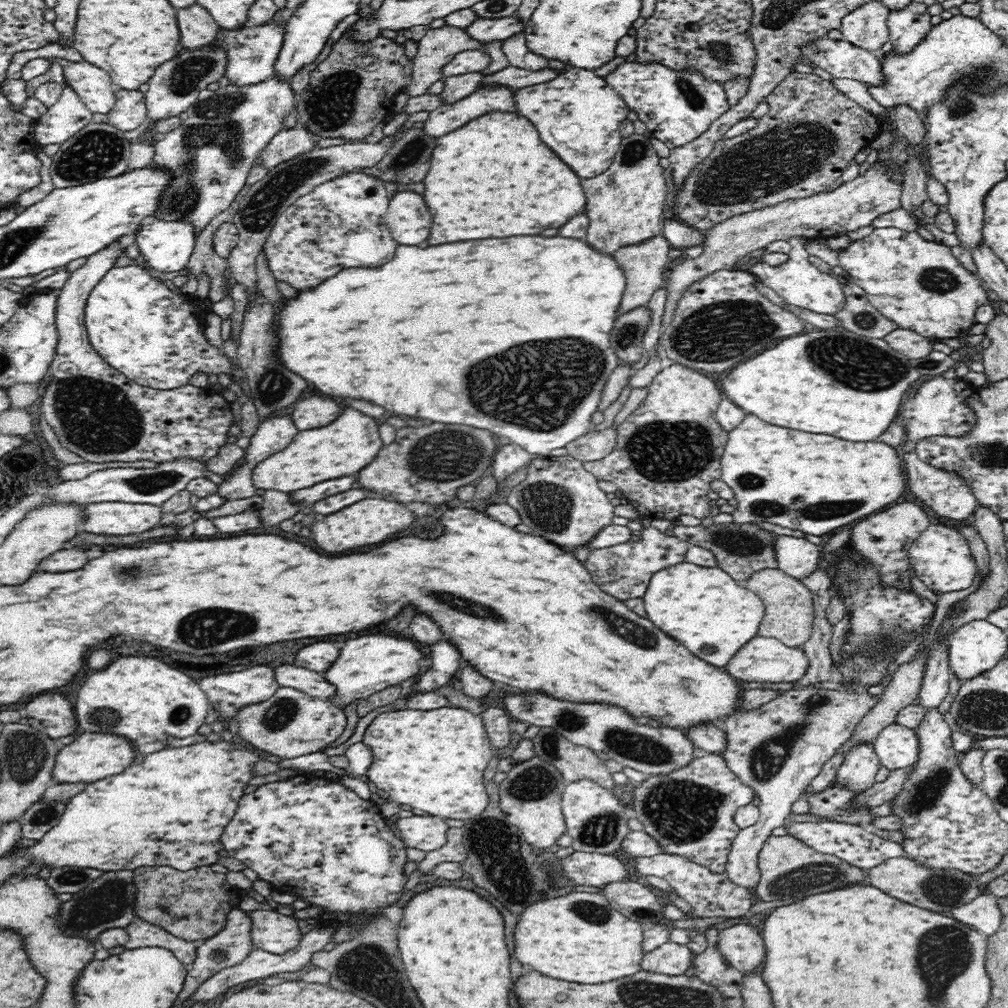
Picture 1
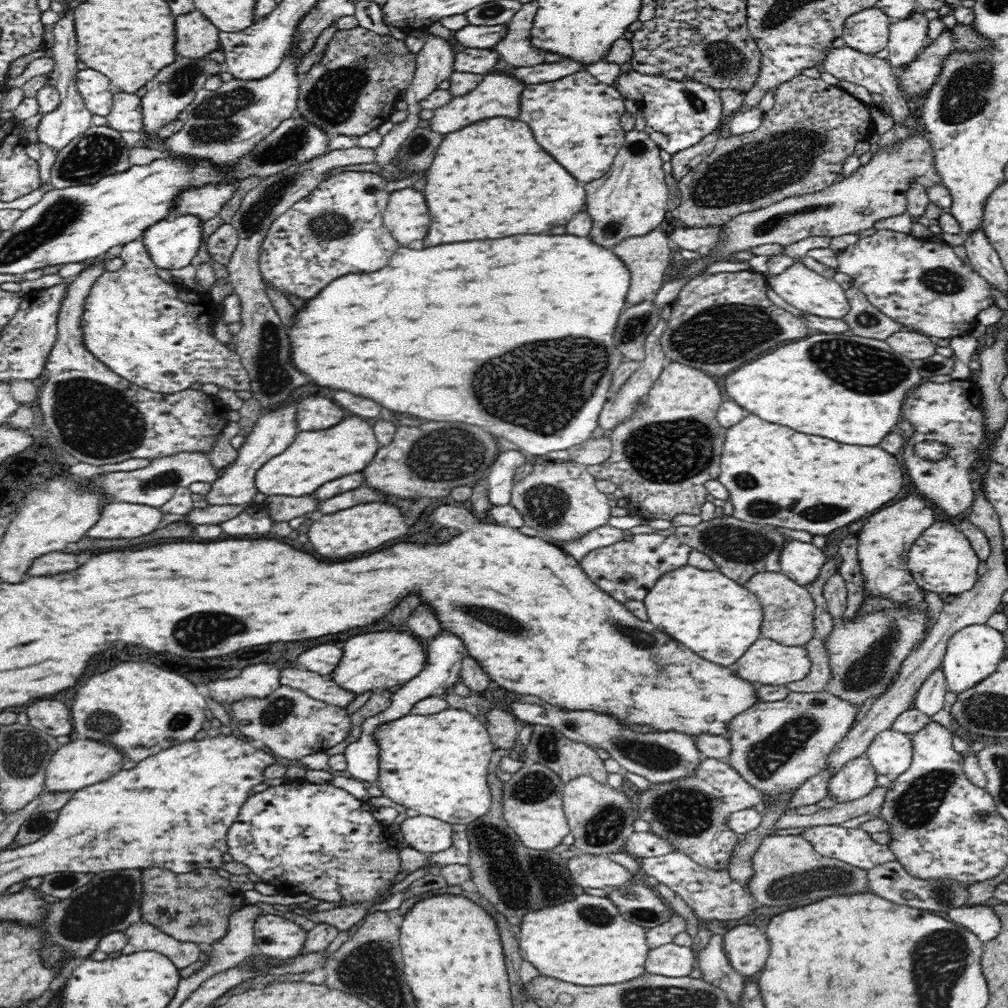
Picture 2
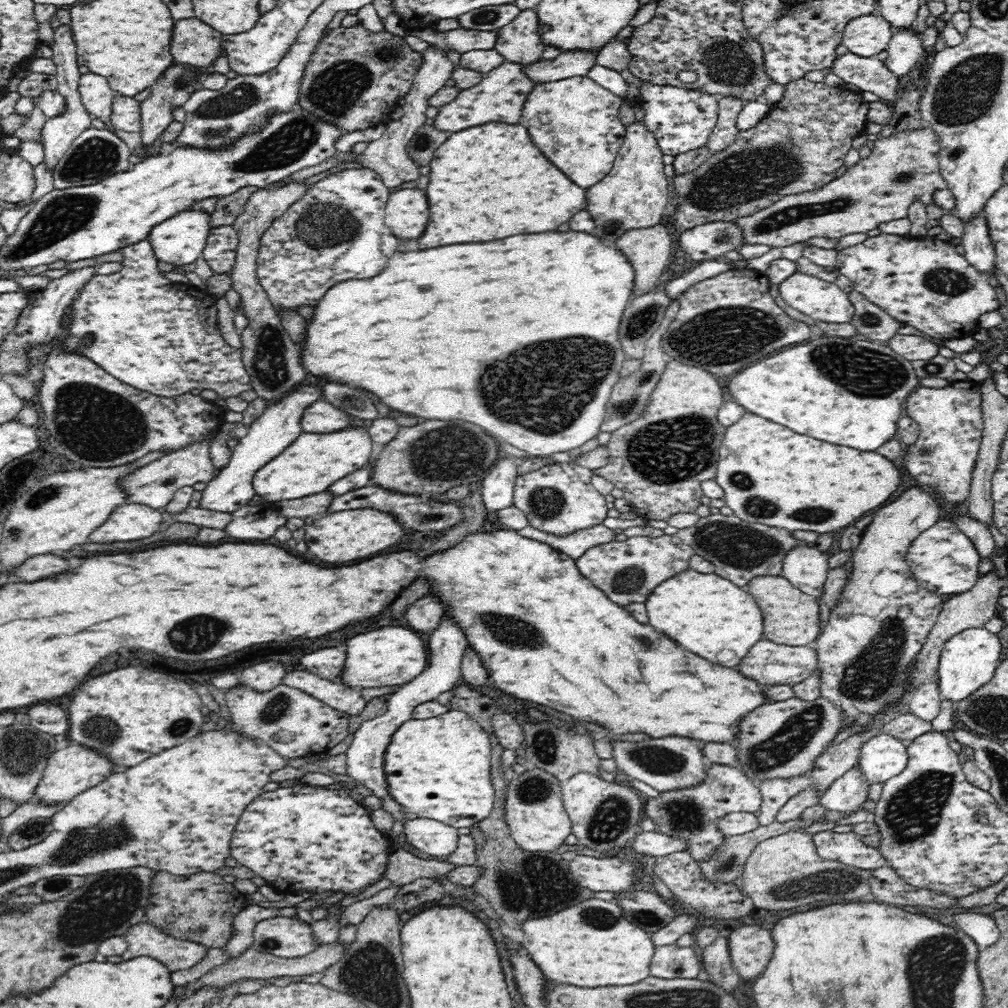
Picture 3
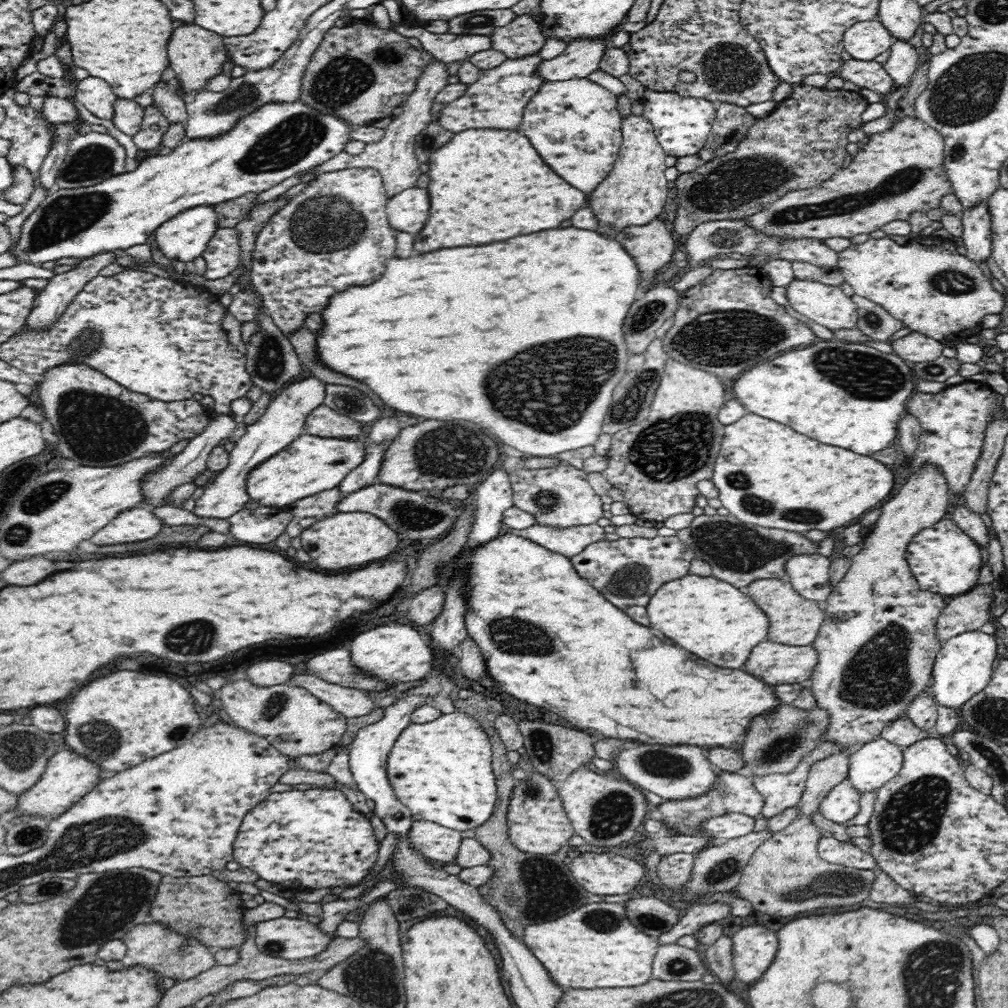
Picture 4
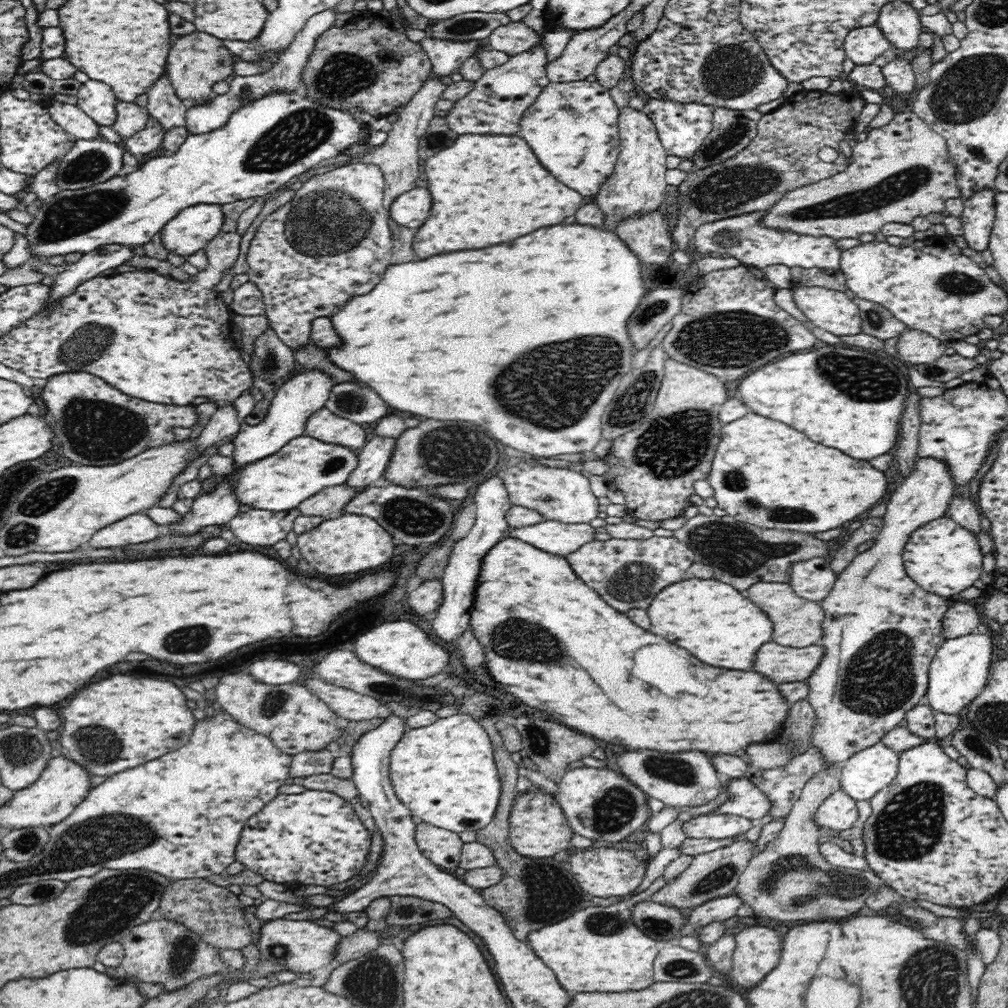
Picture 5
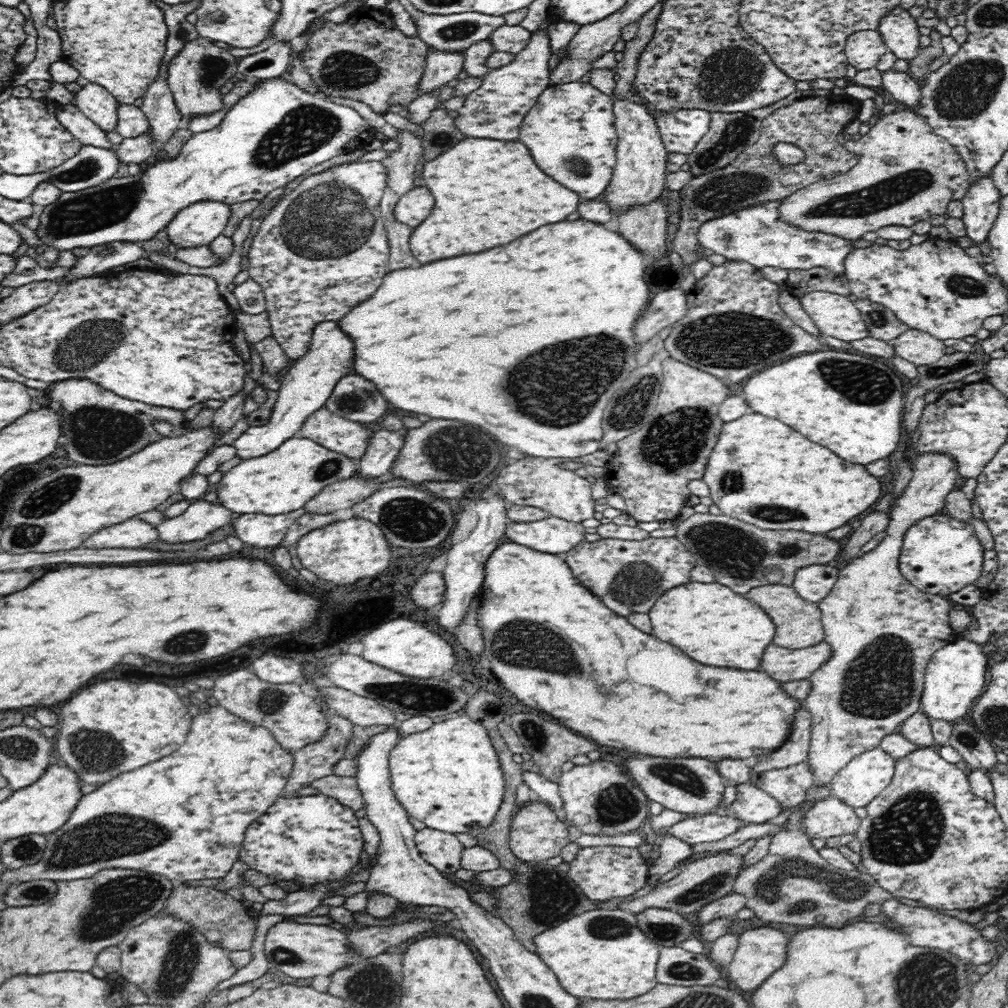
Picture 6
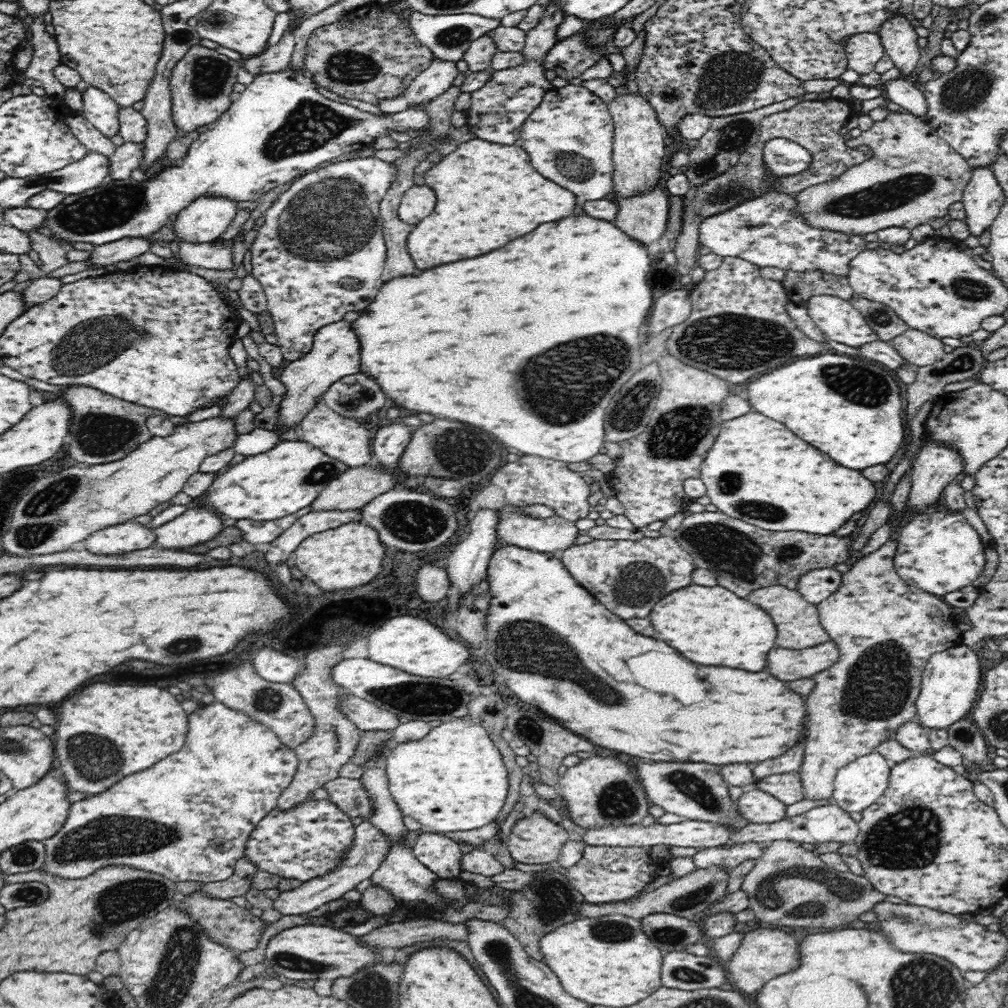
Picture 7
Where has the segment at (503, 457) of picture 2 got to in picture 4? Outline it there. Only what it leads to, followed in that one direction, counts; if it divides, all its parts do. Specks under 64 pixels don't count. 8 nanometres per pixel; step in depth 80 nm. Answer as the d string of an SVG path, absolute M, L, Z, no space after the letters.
M496 470L480 486L472 486L473 490L478 490L478 494L472 494L477 510L464 550L478 548L482 542L494 540L500 530L505 531L505 526L502 526L503 512L515 505L508 476L504 470Z

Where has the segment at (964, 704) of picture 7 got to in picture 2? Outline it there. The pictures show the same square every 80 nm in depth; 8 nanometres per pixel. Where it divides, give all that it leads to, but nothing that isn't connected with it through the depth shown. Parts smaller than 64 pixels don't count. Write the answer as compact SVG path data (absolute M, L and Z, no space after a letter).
M985 624L961 628L948 641L940 666L945 677L946 693L954 693L958 696L961 692L980 684L982 680L986 680L996 670L998 663L1006 657L1006 654L1004 636L998 630Z

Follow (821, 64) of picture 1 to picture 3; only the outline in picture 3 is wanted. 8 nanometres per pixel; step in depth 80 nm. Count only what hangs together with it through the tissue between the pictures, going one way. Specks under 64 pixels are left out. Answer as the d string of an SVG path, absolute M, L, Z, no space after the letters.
M849 51L846 55L837 56L830 70L845 83L858 86L860 91L877 94L888 105L896 100L896 93L901 87L898 77L875 56L863 57Z

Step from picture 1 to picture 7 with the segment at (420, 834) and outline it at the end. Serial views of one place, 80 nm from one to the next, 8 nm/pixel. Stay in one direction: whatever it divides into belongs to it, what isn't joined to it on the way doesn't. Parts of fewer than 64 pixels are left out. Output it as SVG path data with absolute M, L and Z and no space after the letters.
M438 833L417 836L412 853L439 878L457 878L461 873L462 852L456 841Z

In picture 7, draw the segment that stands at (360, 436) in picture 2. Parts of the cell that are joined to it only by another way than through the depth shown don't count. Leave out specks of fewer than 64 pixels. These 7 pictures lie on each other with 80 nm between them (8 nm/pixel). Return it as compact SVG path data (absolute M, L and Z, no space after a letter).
M284 441L267 452L248 456L233 464L203 493L202 499L184 499L186 508L212 511L226 523L237 520L269 521L298 512L311 506L314 499L331 484L332 480L346 472L340 460L332 459L324 452L304 441Z

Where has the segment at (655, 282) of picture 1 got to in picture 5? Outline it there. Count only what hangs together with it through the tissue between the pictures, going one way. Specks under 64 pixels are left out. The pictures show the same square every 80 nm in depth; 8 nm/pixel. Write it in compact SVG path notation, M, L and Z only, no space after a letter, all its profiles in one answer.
M658 210L638 212L618 222L616 234L646 264L662 264L672 255L671 233L664 215Z

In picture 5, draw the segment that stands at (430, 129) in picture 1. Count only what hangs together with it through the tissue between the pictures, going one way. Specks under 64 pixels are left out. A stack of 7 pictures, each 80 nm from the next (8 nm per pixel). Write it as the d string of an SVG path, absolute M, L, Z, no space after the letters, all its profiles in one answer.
M541 37L540 42L536 42L526 52L520 52L516 56L508 57L506 64L501 67L486 69L480 80L475 82L472 92L469 92L464 98L455 101L454 106L447 113L444 113L447 125L454 133L459 135L516 135L519 131L520 120L522 120L524 111L534 104L542 89L551 83L546 73L548 64L547 52Z

